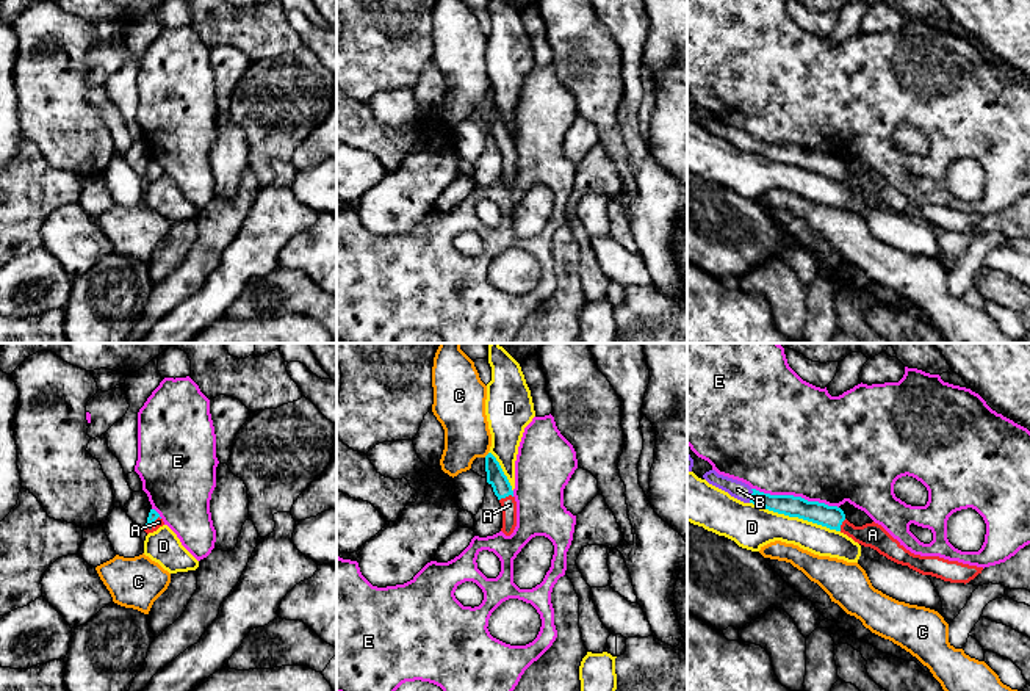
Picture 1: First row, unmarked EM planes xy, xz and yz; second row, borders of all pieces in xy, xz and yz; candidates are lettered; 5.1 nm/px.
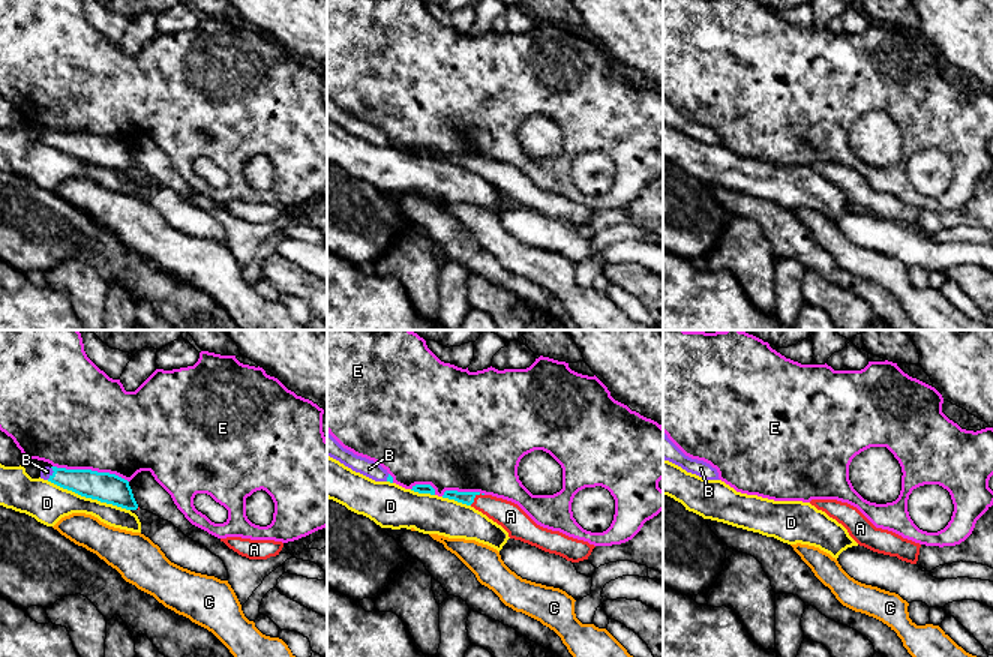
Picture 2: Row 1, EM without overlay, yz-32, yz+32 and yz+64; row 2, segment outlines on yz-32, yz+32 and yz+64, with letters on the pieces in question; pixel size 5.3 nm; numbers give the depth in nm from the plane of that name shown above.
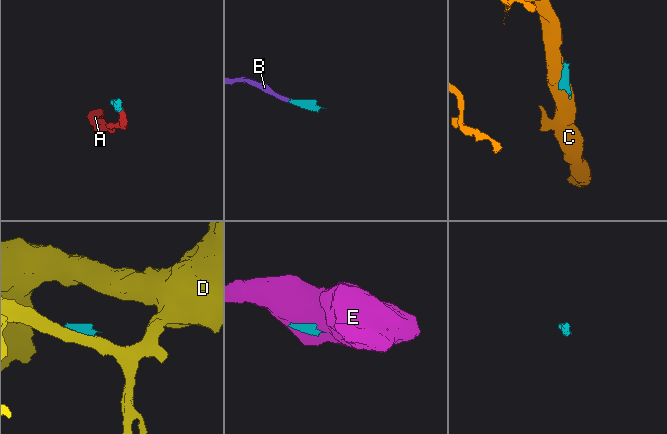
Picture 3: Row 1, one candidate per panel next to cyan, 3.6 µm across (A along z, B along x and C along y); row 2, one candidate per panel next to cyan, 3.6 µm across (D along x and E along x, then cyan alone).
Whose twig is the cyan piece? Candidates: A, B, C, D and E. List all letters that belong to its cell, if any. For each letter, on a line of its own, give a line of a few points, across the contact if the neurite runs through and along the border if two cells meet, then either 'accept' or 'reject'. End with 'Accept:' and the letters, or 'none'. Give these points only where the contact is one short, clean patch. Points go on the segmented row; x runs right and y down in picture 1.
A: line xz (495, 475), (506, 495), (509, 505); accept
B: line yz (794, 506), (772, 503), (752, 495), (738, 489); accept
C: line xz (489, 453), (484, 456); reject
D: reject
E: reject
Accept: A, B

